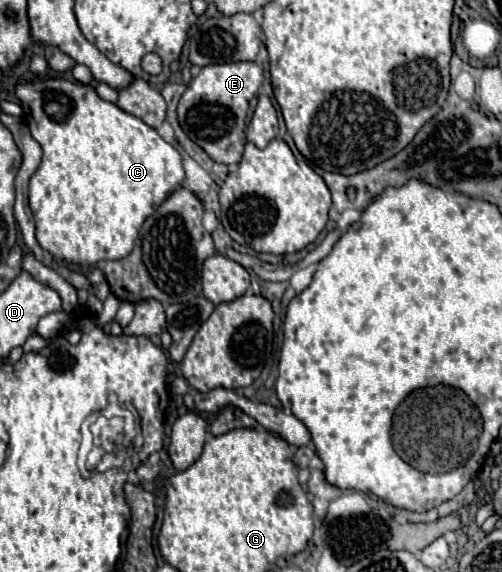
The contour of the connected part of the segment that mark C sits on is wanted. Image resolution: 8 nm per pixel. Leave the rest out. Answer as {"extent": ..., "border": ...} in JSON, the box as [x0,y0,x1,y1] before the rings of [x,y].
{"extent":[18,78,184,268],"border":[[[48,78],[48,80],[36,82],[36,84],[20,86],[18,88],[18,98],[22,102],[24,120],[28,122],[30,134],[42,146],[42,162],[36,168],[36,172],[32,174],[30,186],[28,186],[28,190],[30,190],[30,208],[32,208],[34,222],[36,222],[36,240],[38,240],[38,244],[44,250],[48,250],[52,256],[56,256],[56,258],[60,258],[60,260],[64,260],[68,264],[82,266],[82,268],[88,268],[88,266],[96,264],[98,260],[120,260],[120,258],[128,256],[132,246],[134,246],[134,240],[138,236],[138,230],[144,224],[144,220],[162,204],[162,200],[172,190],[176,190],[176,186],[180,186],[184,182],[184,168],[182,168],[182,162],[180,162],[178,148],[164,142],[162,136],[154,128],[144,124],[138,116],[132,116],[132,114],[120,110],[116,104],[102,100],[92,84],[70,82],[70,80],[64,80],[64,78]]]}

